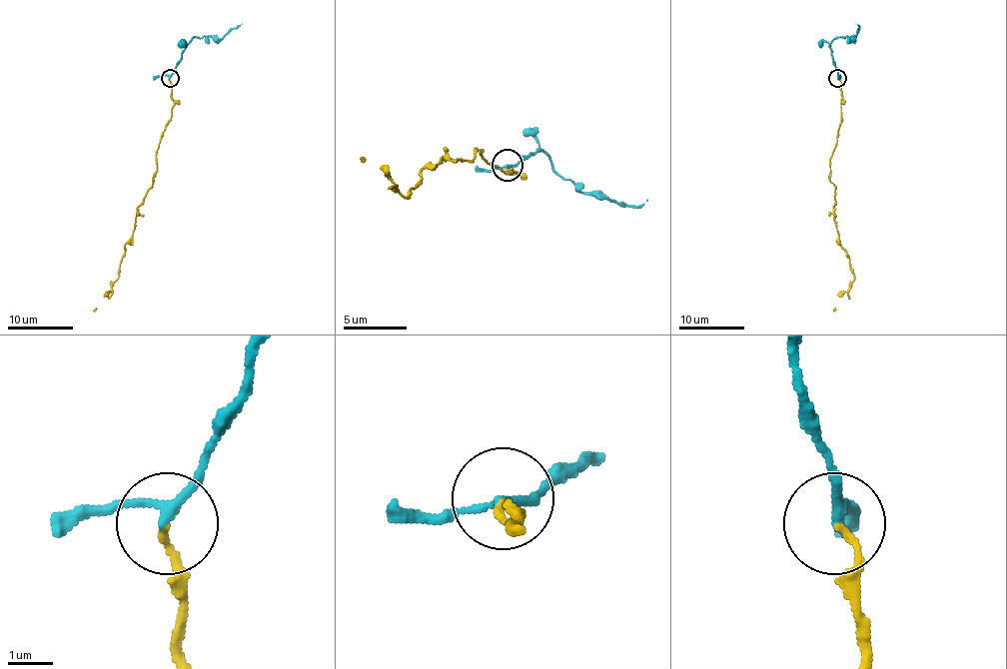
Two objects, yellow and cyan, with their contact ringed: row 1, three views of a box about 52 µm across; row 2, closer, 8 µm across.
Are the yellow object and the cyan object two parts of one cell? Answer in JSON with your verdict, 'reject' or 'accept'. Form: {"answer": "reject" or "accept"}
{"answer": "accept"}

